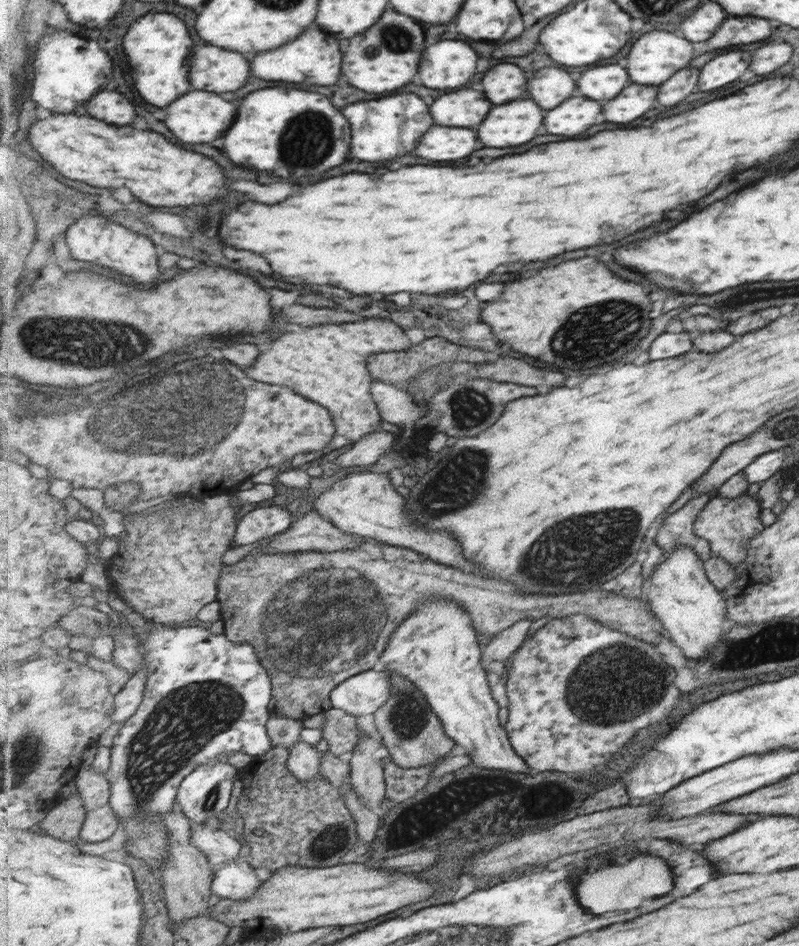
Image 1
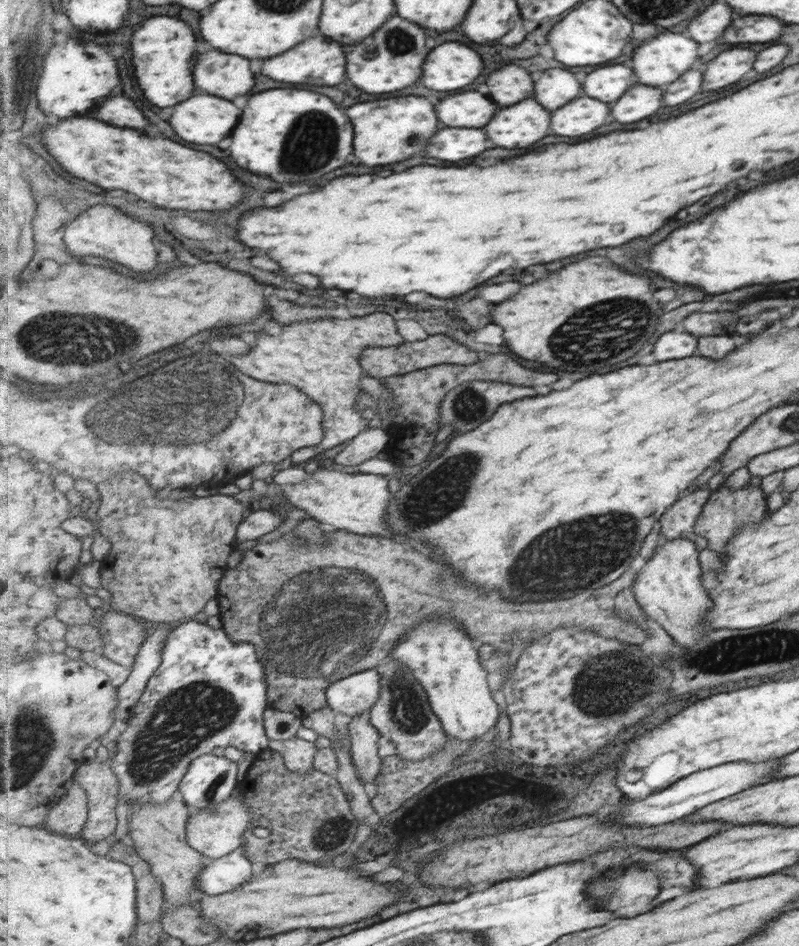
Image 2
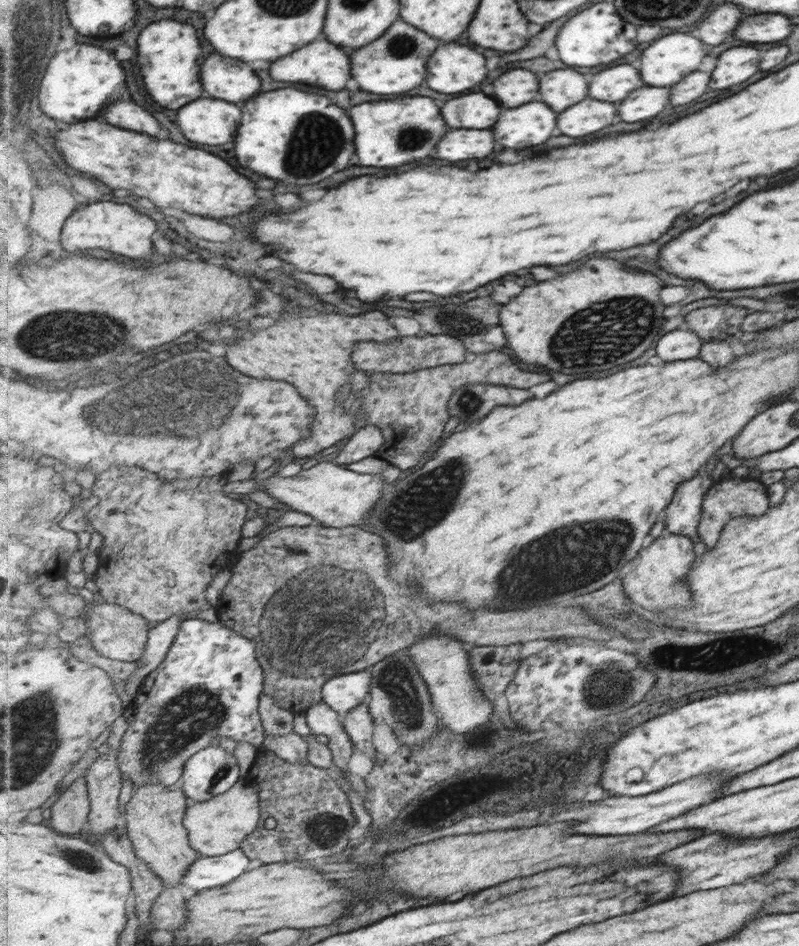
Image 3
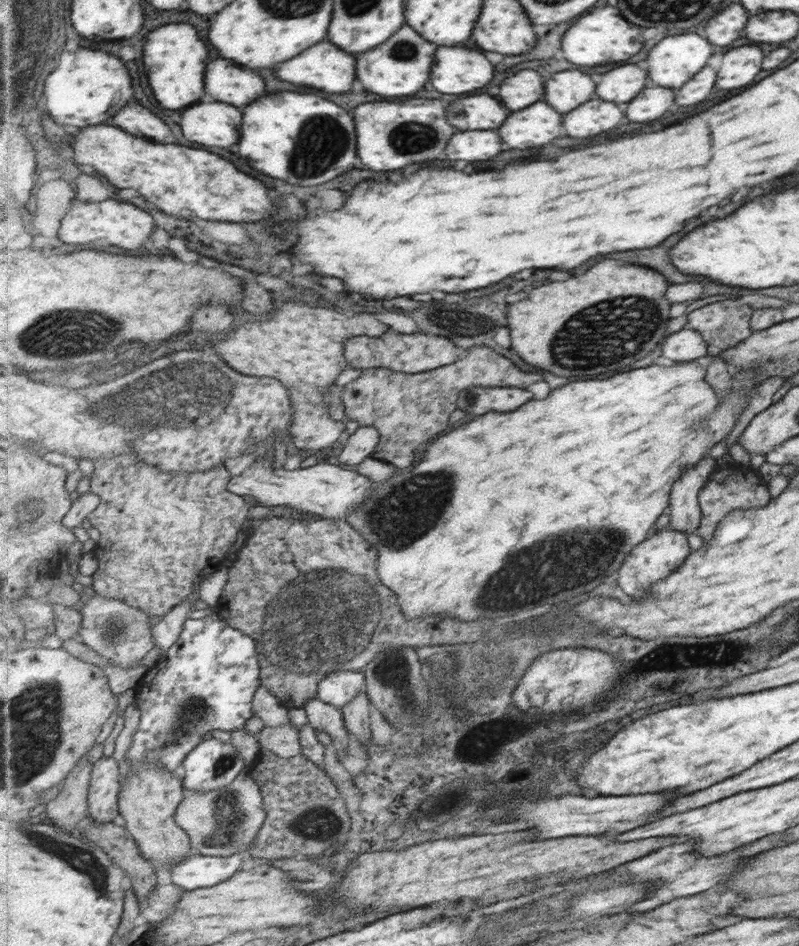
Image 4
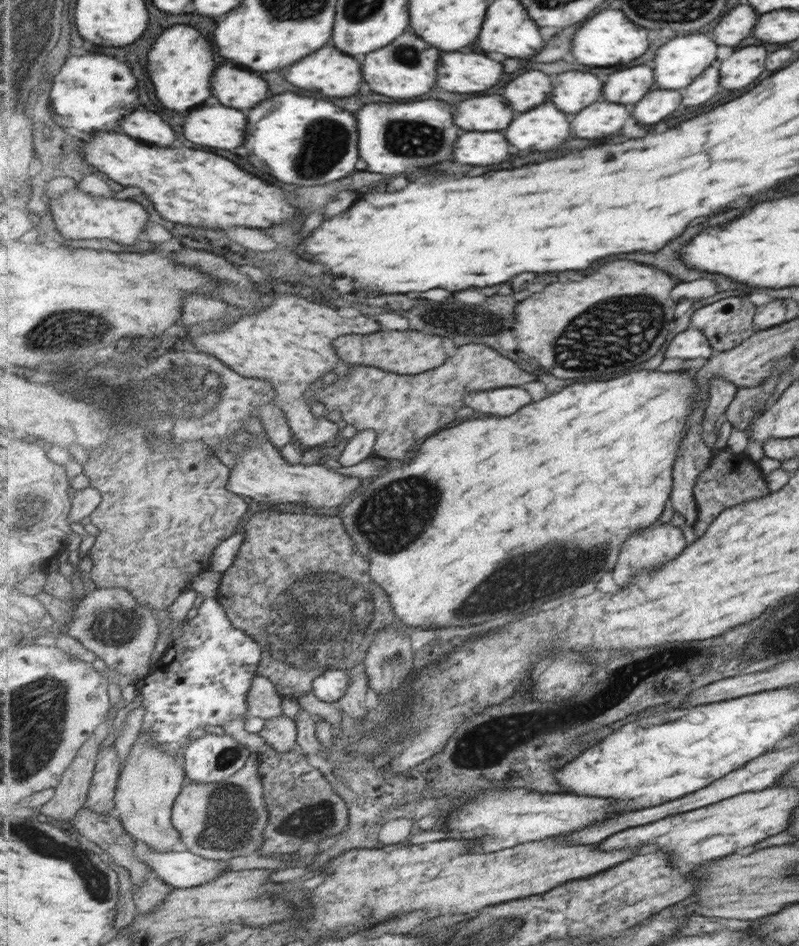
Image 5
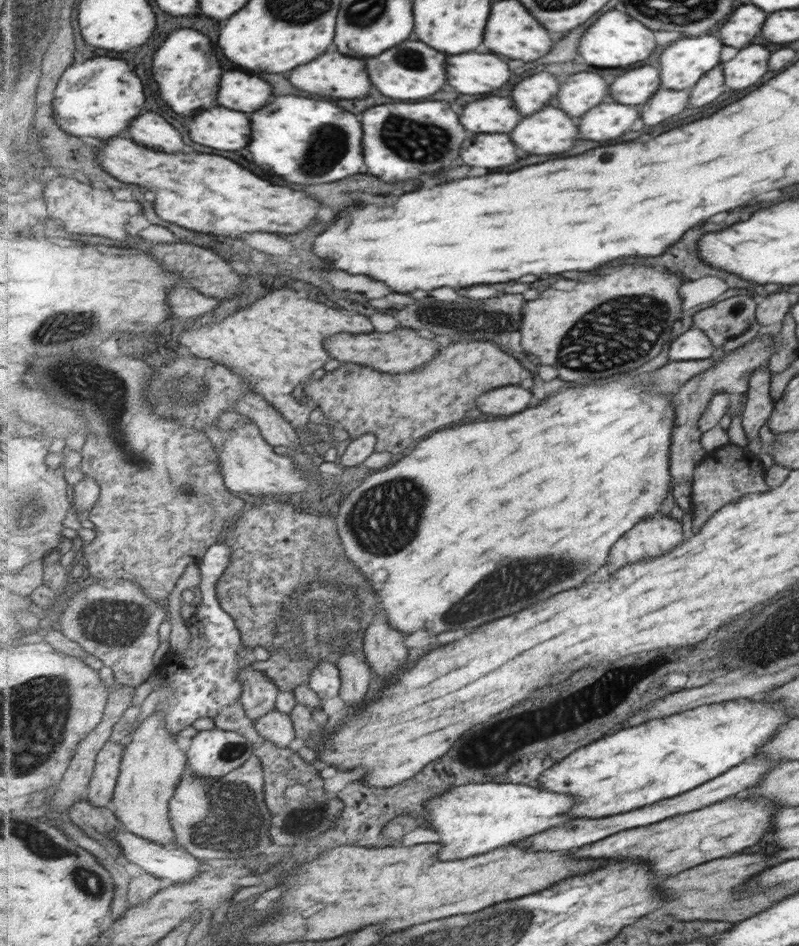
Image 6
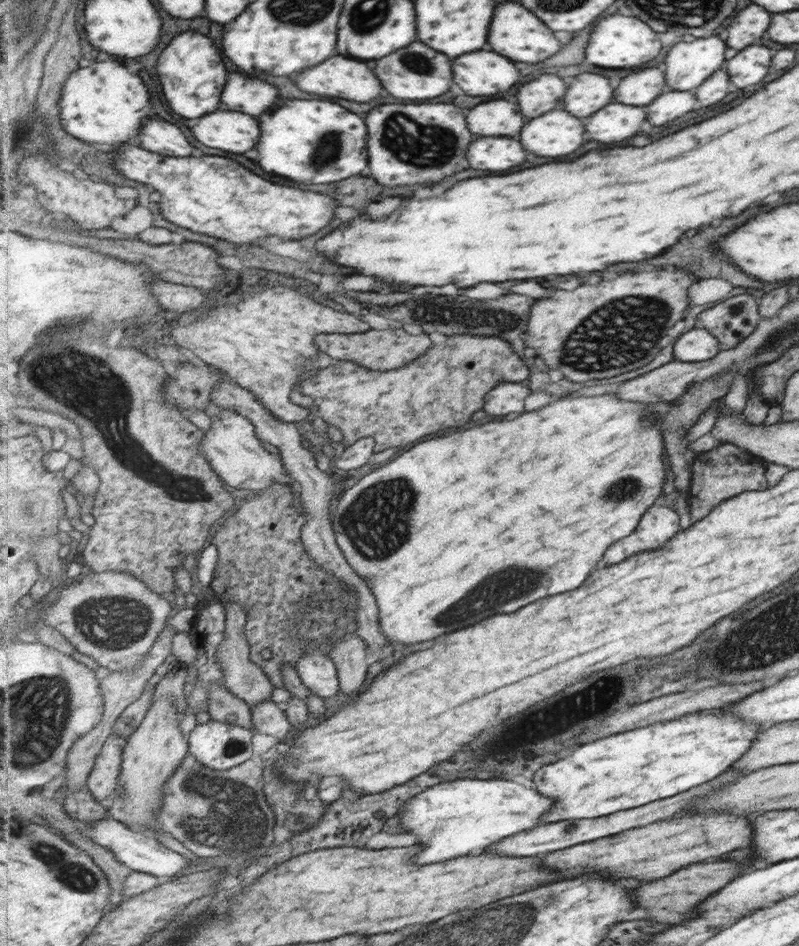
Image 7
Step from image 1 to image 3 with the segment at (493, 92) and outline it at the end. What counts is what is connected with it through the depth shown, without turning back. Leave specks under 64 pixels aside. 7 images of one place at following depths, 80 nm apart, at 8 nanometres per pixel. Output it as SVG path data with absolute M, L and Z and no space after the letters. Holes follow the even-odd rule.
M511 70L495 80L495 96L507 108L533 102L539 96L539 78L531 70Z

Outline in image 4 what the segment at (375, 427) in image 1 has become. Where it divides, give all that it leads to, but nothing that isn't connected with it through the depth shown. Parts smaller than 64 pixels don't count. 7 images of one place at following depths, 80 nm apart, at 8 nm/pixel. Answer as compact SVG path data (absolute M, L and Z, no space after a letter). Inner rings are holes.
M285 302L273 316L271 320L261 320L261 322L249 322L241 328L237 328L235 332L227 334L221 340L215 342L207 342L216 352L226 359L227 364L234 367L235 370L245 375L253 375L256 377L271 377L279 379L289 390L292 406L294 406L294 425L290 428L292 432L294 444L302 451L310 449L313 451L323 450L327 446L333 447L335 442L346 432L347 426L343 424L343 419L333 420L329 416L328 395L330 389L335 385L337 376L349 368L351 364L347 364L345 360L345 340L353 338L357 330L357 336L383 336L389 326L379 322L373 314L359 314L357 320L355 318L347 318L345 314L339 314L335 310L329 308L313 308L307 306L305 302Z

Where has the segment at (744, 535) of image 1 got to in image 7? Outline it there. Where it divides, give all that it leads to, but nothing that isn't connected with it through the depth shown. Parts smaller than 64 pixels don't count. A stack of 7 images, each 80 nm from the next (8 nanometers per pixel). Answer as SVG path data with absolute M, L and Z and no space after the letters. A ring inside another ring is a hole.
M727 443L713 447L707 452L697 453L691 464L689 491L685 498L690 508L691 521L697 522L716 504L733 497L733 494L767 488L764 466L765 462L761 458Z

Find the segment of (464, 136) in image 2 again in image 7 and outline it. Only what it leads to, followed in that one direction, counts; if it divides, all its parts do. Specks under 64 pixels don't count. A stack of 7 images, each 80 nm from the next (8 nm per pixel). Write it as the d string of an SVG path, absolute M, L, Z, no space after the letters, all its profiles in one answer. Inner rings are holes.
M479 138L471 146L471 168L505 172L521 166L527 160L527 150L513 138Z

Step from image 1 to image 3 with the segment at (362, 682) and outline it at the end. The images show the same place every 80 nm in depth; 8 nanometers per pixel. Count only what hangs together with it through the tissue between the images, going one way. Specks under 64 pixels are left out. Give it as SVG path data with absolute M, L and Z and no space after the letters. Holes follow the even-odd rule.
M370 669L345 673L328 680L322 688L322 697L333 710L344 715L356 706L369 704L372 672Z

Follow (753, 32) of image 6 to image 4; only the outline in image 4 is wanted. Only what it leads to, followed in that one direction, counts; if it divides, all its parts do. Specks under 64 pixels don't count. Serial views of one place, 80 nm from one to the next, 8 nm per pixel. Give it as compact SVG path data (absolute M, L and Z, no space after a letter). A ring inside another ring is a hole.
M731 4L721 12L717 12L711 20L707 20L703 34L707 42L715 46L729 46L733 40L741 36L745 22L747 22L747 12L739 4Z

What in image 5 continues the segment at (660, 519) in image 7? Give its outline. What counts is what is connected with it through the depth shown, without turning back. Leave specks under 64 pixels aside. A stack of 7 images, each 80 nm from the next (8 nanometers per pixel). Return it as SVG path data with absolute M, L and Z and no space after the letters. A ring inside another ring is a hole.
M656 522L631 536L631 540L623 546L619 564L612 570L613 578L619 586L627 586L637 572L673 560L683 548L685 540L680 528Z

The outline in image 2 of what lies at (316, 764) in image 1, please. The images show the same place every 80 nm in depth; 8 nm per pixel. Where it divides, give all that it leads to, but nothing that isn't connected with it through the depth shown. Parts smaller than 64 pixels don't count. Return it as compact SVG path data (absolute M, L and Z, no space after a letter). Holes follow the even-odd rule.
M298 736L282 741L270 739L270 749L280 752L286 759L286 766L298 773L309 773L314 768L314 758L318 753L313 742Z

